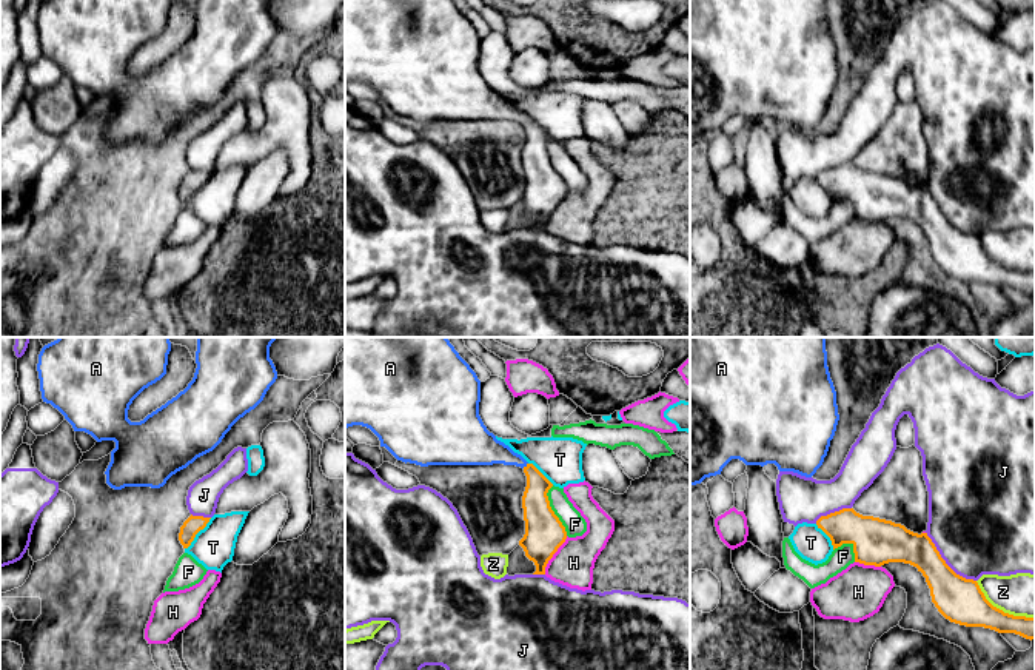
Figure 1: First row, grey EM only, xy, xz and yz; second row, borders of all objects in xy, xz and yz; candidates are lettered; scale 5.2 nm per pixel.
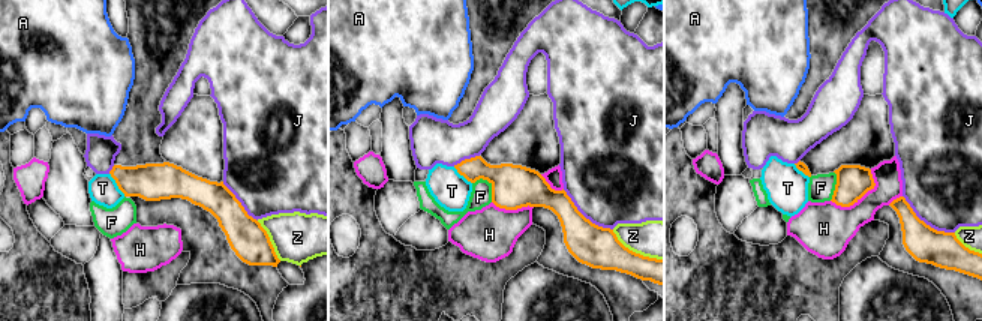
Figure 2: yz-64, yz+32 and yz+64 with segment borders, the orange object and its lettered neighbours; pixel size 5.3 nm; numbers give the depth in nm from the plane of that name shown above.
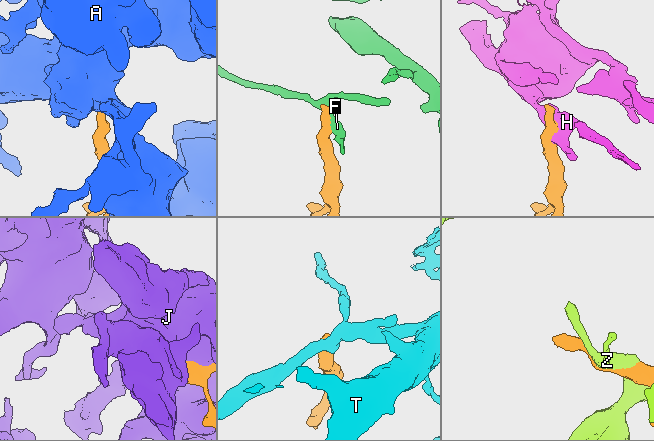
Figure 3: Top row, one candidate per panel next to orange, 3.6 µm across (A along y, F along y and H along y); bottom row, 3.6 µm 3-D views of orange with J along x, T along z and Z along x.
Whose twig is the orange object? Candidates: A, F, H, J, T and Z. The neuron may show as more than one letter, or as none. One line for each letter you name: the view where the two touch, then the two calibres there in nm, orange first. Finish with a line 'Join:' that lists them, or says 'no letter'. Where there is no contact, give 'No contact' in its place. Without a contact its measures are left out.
A: Touches orange in xz. Thickness 140 nm (orange) against 190 nm
Join: A

